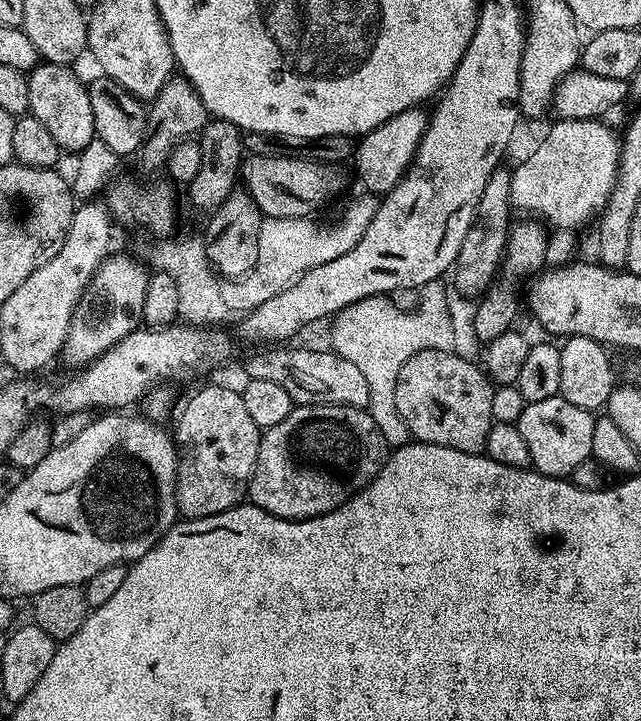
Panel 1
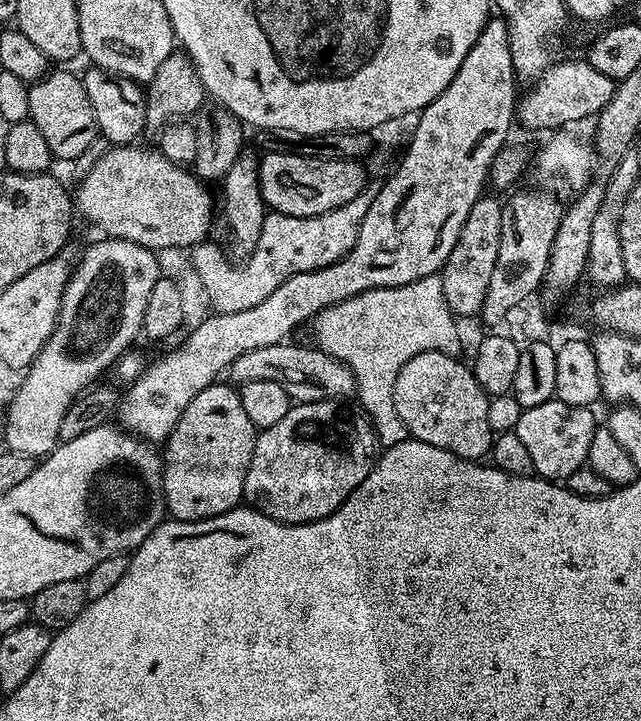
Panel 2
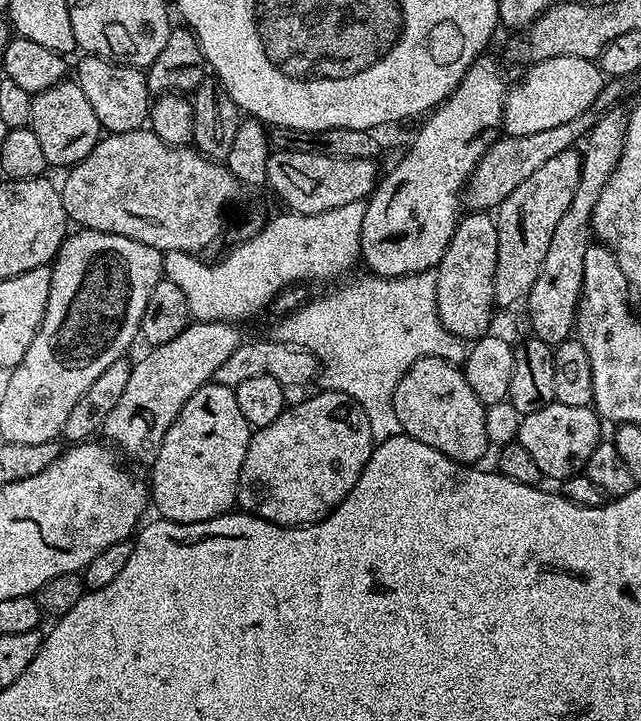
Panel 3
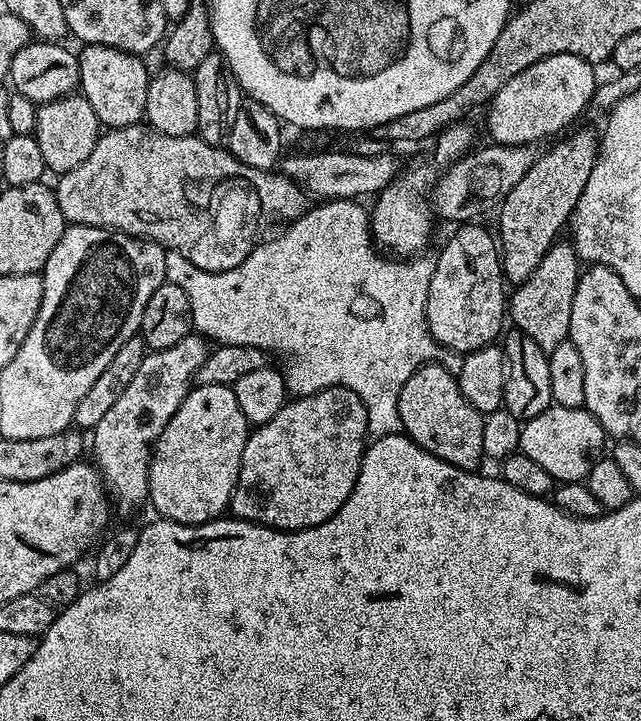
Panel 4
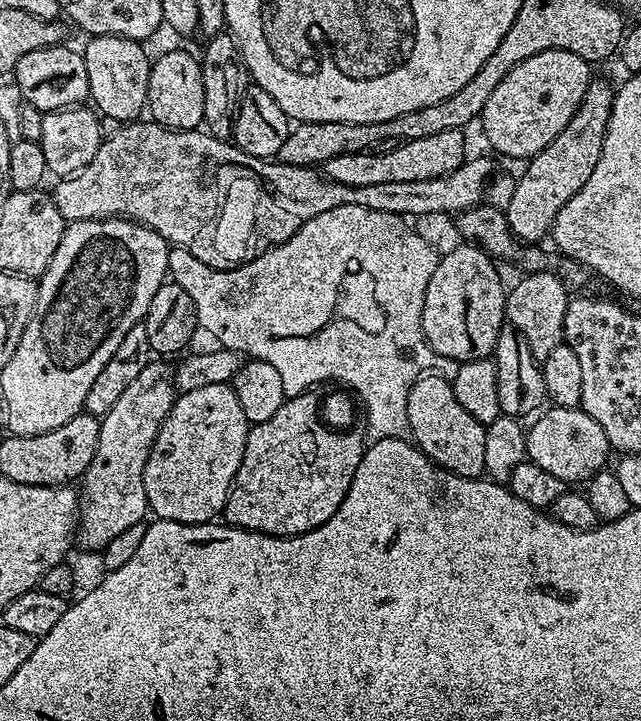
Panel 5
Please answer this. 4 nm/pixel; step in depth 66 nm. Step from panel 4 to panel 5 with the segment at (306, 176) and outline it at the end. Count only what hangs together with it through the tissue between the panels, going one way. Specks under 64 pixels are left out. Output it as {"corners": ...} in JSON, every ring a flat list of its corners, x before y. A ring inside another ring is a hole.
{"corners":[[442,130,442,134,430,134,430,138,414,138,397,143,394,150,386,150,386,154,378,154,374,150,358,154,342,154,338,158,330,158,322,165,323,175,334,182,342,182,342,186,375,186,378,182,422,182,430,178,442,178,464,163,464,135,461,130]]}

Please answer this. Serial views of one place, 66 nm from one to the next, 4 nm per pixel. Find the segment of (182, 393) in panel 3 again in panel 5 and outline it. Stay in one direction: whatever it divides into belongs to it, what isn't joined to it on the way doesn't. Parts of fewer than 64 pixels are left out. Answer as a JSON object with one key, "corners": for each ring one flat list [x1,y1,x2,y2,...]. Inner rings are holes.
{"corners":[[149,362,142,374,126,386,126,391,118,397,118,402,110,406,108,413,100,420,100,433,98,434,98,446,90,466,85,470,82,477,82,485,78,492,78,527,75,539,84,548,99,553,105,546,118,538,122,530,130,526,141,523,149,515,148,499,146,498,146,486,144,485,144,471,146,470,146,458,150,458,150,450,154,446,154,438,166,418,170,414,172,404,178,395,174,384,174,372,171,367,167,368,164,364]]}

